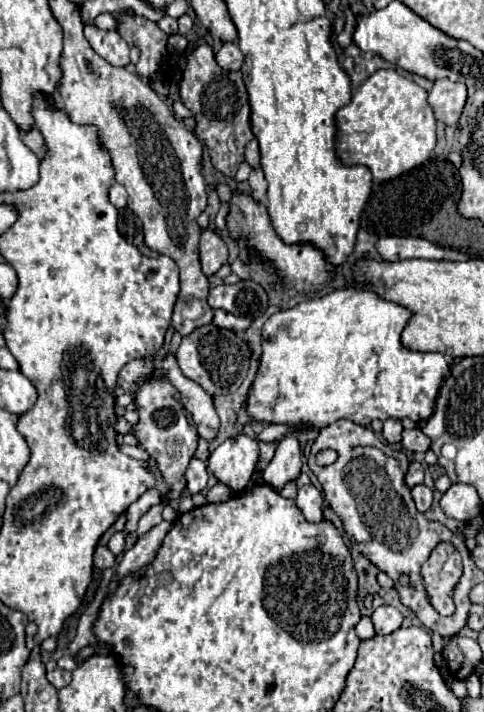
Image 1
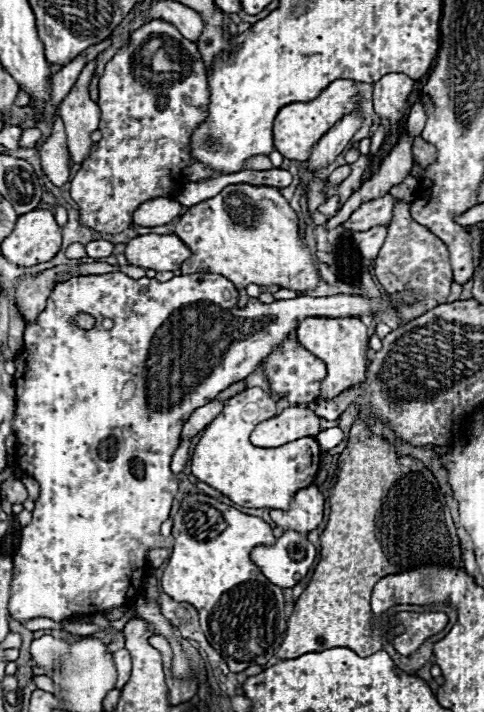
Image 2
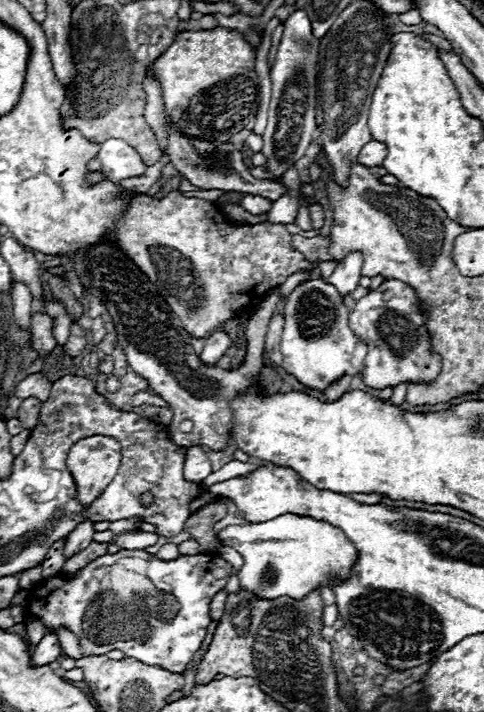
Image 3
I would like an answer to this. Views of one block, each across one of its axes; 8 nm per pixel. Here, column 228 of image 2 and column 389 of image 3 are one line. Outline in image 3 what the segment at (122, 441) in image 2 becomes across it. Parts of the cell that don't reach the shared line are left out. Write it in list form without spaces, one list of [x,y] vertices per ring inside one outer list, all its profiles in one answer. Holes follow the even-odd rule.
[[[386,280],[378,290],[372,290],[368,296],[360,298],[356,306],[350,312],[350,326],[354,334],[368,340],[368,354],[364,358],[364,370],[362,380],[370,388],[386,388],[396,386],[400,382],[428,382],[436,378],[440,372],[440,358],[436,354],[430,354],[428,334],[424,328],[424,316],[420,314],[420,302],[410,286],[404,286],[400,280]]]

